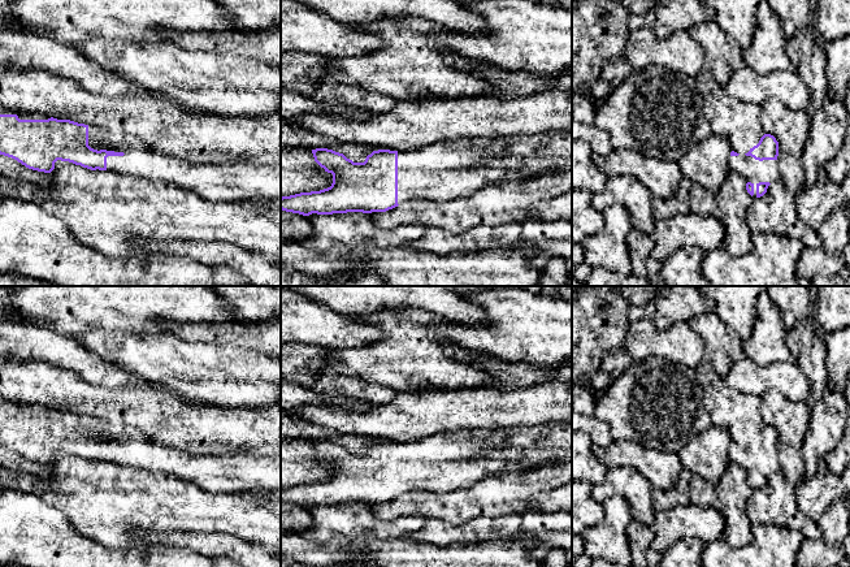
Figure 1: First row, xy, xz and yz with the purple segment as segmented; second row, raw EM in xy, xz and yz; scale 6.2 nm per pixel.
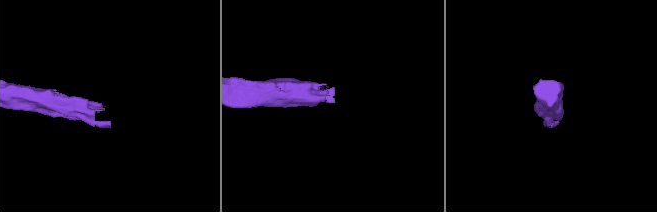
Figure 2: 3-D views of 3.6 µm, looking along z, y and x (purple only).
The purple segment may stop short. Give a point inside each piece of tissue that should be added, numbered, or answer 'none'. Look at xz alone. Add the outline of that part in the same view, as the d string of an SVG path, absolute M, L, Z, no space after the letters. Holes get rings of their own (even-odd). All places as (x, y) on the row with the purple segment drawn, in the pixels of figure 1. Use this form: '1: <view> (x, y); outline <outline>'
1: xz (446, 171); outline M546 130L530 135L446 140L419 150L398 151L398 204L411 199L450 202L468 196L483 186L503 181L533 178L568 170L572 170L572 130ZM504 156L532 159L538 169L526 174L491 164L494 159Z

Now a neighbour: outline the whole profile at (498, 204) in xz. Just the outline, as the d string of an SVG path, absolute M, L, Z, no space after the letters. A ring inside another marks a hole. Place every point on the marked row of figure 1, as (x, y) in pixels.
M572 170L503 181L450 202L411 199L386 212L372 212L368 216L376 229L417 224L457 234L472 228L522 222L529 218L532 207L567 191L572 191Z

